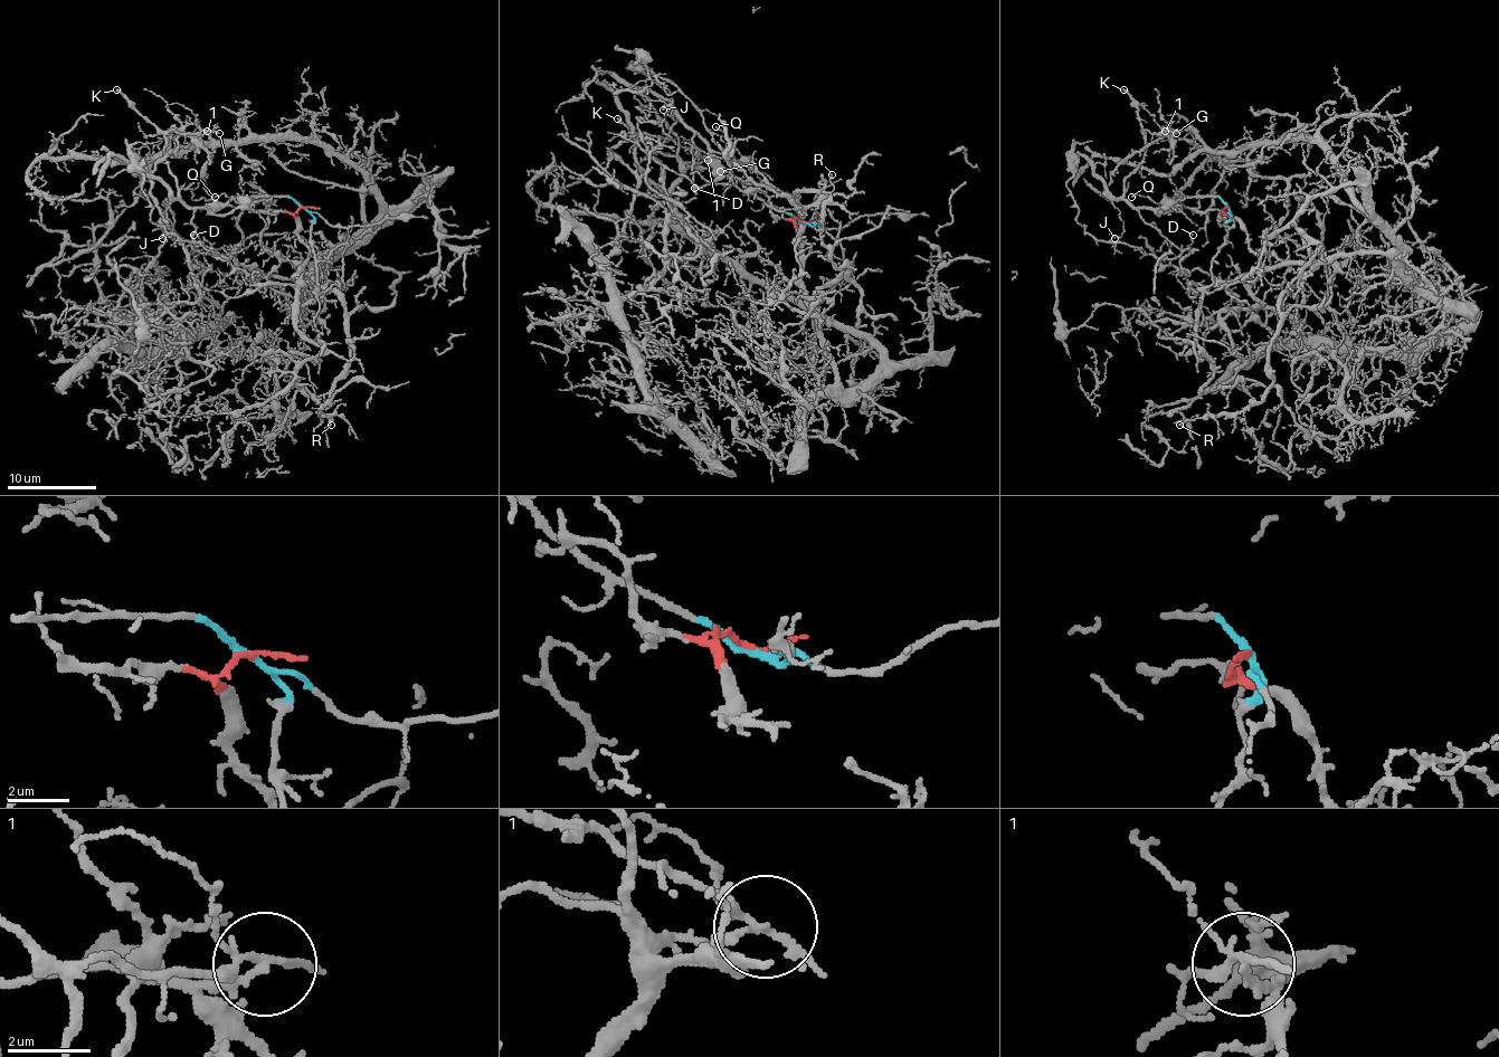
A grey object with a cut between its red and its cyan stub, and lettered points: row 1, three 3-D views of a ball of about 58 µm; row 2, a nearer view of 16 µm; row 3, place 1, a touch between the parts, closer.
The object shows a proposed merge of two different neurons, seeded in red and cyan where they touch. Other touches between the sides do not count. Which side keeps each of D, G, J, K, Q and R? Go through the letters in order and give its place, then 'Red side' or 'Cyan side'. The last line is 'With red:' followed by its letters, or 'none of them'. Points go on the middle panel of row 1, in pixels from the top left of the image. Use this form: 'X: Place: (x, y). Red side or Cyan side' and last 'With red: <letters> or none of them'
D: Place: (694, 188). Cyan side
G: Place: (720, 171). Cyan side
J: Place: (663, 110). Cyan side
K: Place: (617, 118). Cyan side
Q: Place: (715, 126). Cyan side
R: Place: (832, 174). Red side
With red: R

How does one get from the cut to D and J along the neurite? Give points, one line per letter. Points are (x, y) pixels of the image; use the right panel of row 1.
D: (1227, 207), (1216, 196), (1180, 196), (1167, 207), (1142, 207), (1138, 211), (1183, 249), (1192, 240), (1192, 234)
J: (1227, 207), (1216, 196), (1180, 196), (1167, 207), (1131, 207), (1116, 200), (1122, 231), (1111, 236), (1113, 238)

